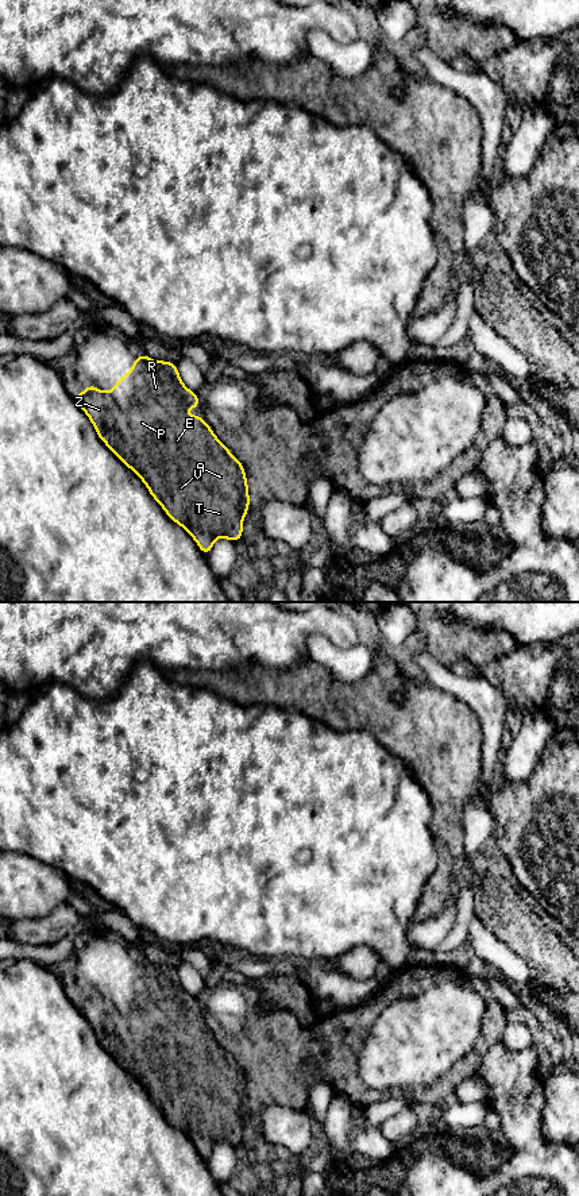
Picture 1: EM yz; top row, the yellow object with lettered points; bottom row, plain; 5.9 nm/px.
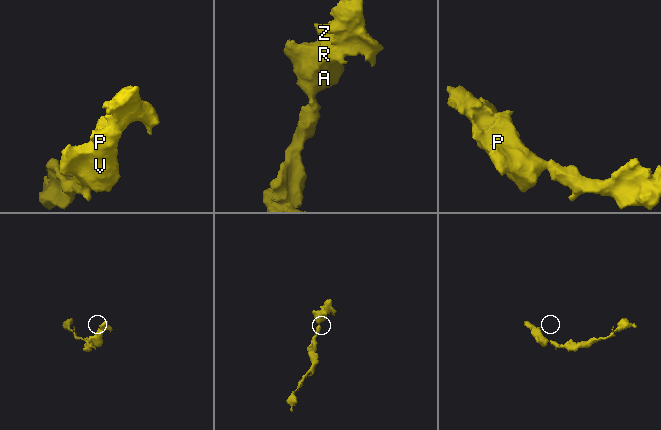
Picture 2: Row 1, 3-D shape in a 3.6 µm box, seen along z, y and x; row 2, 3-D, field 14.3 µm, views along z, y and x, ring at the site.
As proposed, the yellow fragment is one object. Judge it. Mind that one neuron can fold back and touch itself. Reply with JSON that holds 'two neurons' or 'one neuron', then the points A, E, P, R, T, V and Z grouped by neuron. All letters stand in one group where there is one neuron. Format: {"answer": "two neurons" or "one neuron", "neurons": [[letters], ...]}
{"answer": "one neuron", "neurons": [["A", "E", "P", "R", "T", "V", "Z"]]}

